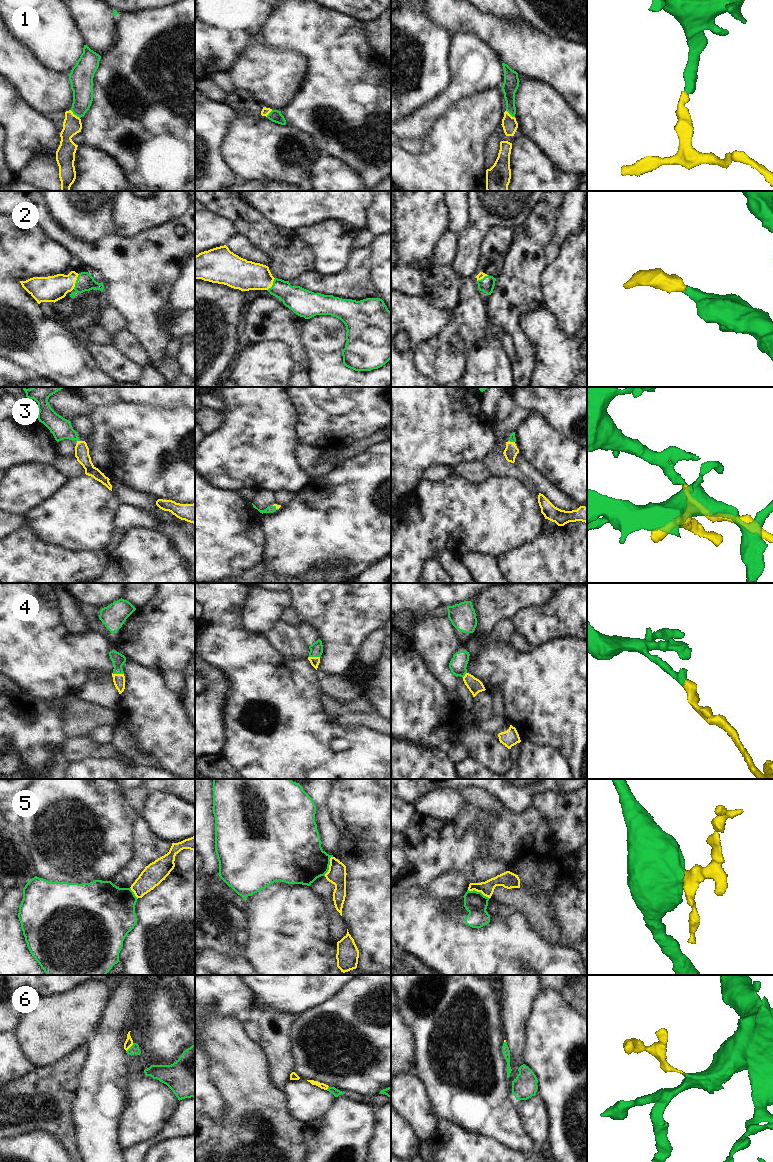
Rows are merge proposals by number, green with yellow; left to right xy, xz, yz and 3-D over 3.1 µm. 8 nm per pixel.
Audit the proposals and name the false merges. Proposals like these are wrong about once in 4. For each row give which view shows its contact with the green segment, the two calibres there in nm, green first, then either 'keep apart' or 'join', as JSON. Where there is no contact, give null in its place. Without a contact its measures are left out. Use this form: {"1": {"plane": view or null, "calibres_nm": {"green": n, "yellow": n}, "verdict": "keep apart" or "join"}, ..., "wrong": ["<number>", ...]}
{"1": {"plane": "xy", "calibres_nm": {"green": 180, "yellow": 150}, "verdict": "join"}, "2": {"plane": "xy", "calibres_nm": {"green": 140, "yellow": 200}, "verdict": "join"}, "3": {"plane": "xy", "calibres_nm": {"green": 170, "yellow": 110}, "verdict": "join"}, "4": {"plane": "xy", "calibres_nm": {"green": 110, "yellow": 100}, "verdict": "join"}, "5": {"plane": "yz", "calibres_nm": {"green": 180, "yellow": 130}, "verdict": "keep apart"}, "6": {"plane": "xy", "calibres_nm": {"green": 80, "yellow": 70}, "verdict": "join"}, "wrong": ["5"]}

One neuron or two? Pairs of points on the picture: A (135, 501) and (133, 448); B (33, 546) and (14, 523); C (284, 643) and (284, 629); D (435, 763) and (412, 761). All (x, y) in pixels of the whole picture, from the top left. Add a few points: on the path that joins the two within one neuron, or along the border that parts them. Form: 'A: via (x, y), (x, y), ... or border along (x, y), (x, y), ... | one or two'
A: border along (113, 482), (149, 493), (156, 499) | two
B: border along (24, 521), (10, 534) | two
C: via (284, 640), (284, 632) | one
D: via (429, 763), (418, 763) | one

